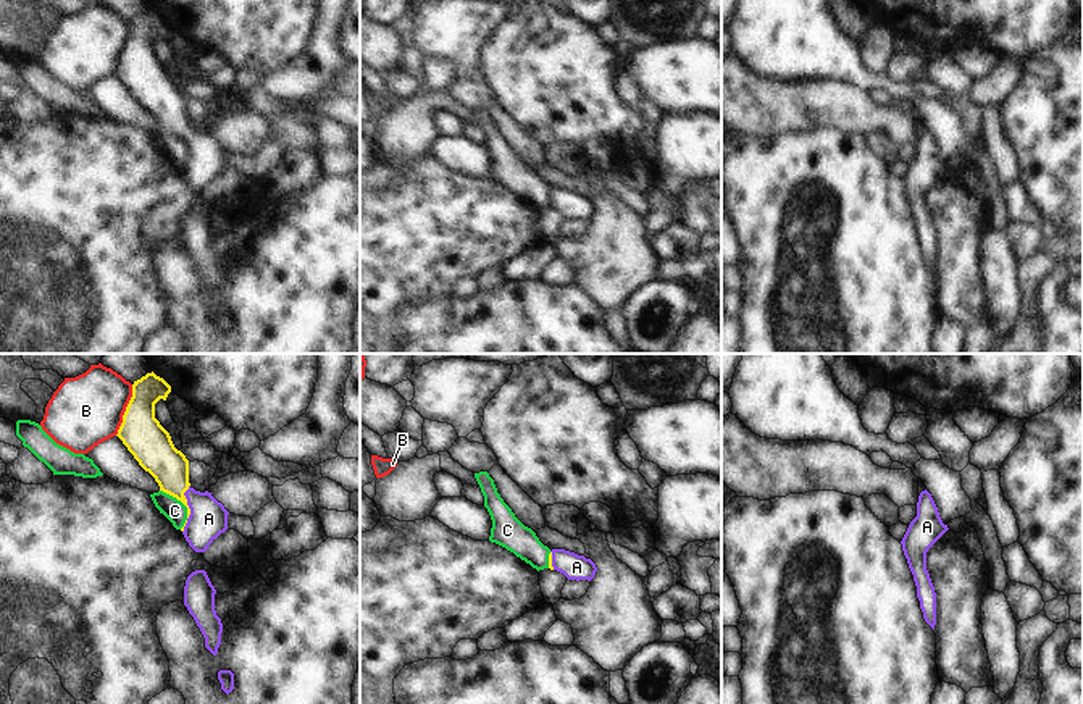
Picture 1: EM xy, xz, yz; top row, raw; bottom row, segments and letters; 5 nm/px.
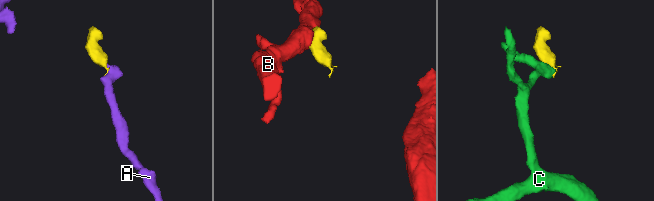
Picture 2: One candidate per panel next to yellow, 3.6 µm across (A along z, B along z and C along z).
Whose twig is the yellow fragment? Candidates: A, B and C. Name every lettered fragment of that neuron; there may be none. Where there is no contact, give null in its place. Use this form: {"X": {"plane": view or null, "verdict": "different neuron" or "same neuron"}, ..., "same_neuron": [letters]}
{"A": {"plane": "xy", "verdict": "same neuron"}, "B": {"plane": "xy", "verdict": "different neuron"}, "C": {"plane": "xy", "verdict": "different neuron"}, "same_neuron": ["A"]}

